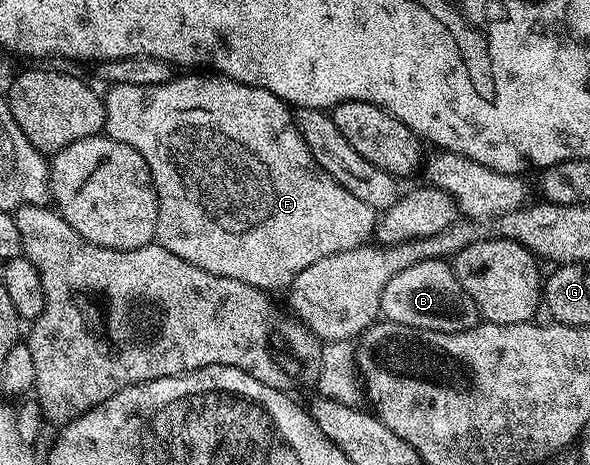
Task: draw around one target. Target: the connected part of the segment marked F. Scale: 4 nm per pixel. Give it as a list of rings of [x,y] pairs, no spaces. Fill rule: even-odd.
[[[180,74],[158,86],[114,84],[103,93],[103,97],[106,110],[104,132],[118,142],[126,142],[126,146],[134,146],[134,150],[138,150],[138,154],[146,158],[146,166],[152,175],[152,185],[160,207],[155,243],[170,250],[170,254],[178,254],[178,258],[215,276],[234,278],[238,282],[246,282],[255,288],[284,290],[294,282],[294,278],[298,278],[298,274],[302,274],[302,270],[306,270],[306,266],[314,266],[318,258],[326,258],[342,250],[354,250],[367,245],[373,239],[378,223],[376,209],[366,206],[366,202],[361,202],[359,198],[354,198],[354,194],[350,194],[346,186],[330,178],[330,174],[326,174],[326,170],[322,170],[322,166],[314,162],[314,158],[306,150],[306,142],[302,142],[294,126],[289,105],[279,100],[274,94],[270,94],[270,90],[262,90],[258,86],[243,84],[232,80],[229,76],[219,74]]]

